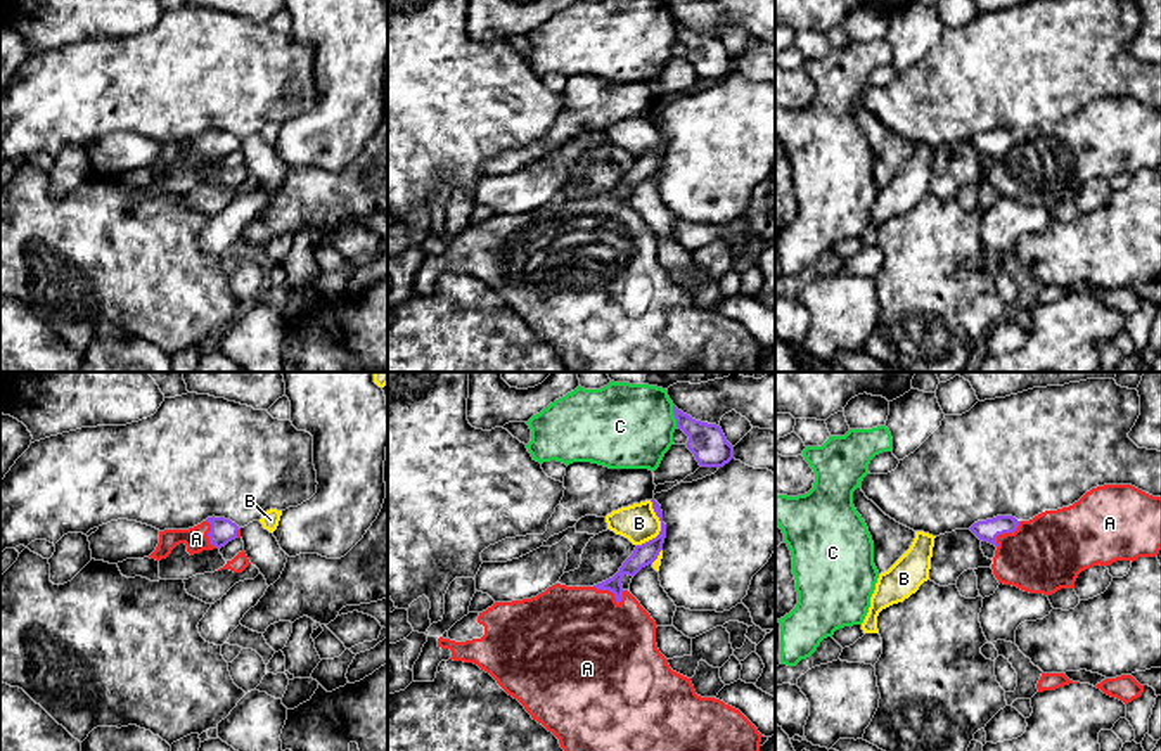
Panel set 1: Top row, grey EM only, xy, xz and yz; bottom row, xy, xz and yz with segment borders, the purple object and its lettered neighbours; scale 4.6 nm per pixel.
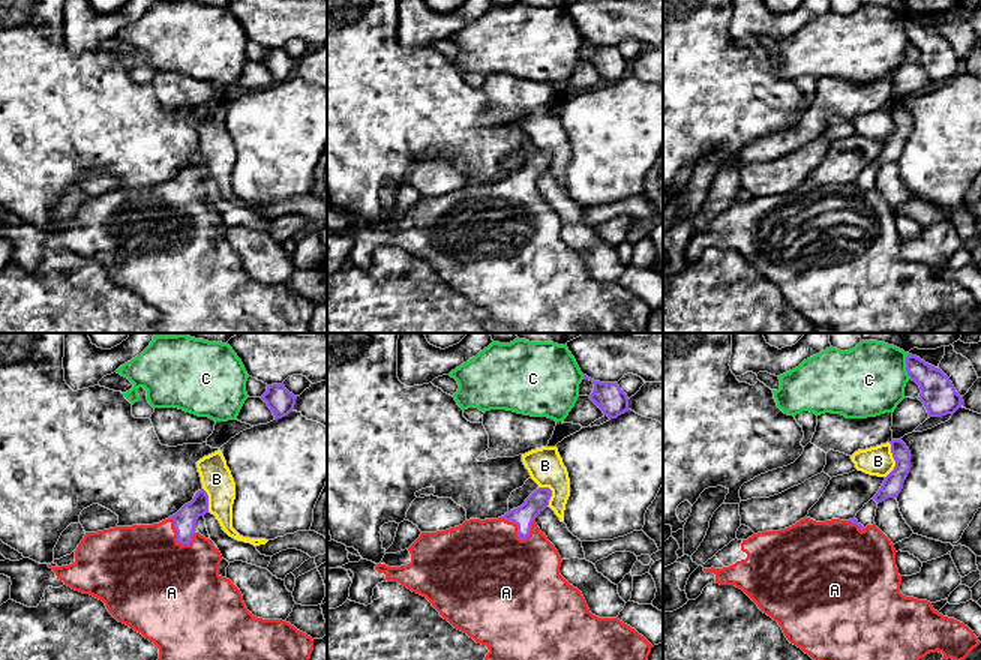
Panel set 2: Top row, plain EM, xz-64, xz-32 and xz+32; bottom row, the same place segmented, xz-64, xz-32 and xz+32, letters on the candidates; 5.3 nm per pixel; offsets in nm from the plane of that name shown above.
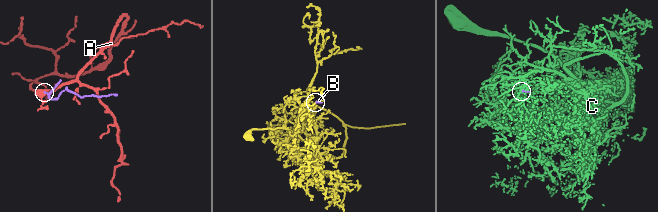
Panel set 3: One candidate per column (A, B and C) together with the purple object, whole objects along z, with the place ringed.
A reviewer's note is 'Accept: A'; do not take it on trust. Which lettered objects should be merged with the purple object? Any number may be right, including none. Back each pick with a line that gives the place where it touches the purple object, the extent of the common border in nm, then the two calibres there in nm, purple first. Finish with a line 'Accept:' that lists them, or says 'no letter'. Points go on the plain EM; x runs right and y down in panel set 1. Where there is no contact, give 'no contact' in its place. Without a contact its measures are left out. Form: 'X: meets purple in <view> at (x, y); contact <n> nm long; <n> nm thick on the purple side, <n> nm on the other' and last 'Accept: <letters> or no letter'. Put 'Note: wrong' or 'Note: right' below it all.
A: meets purple in xz at (611, 203); contact 160 nm long; 100 nm thick on the purple side, 460 nm on the other
Accept: A
Note: right

